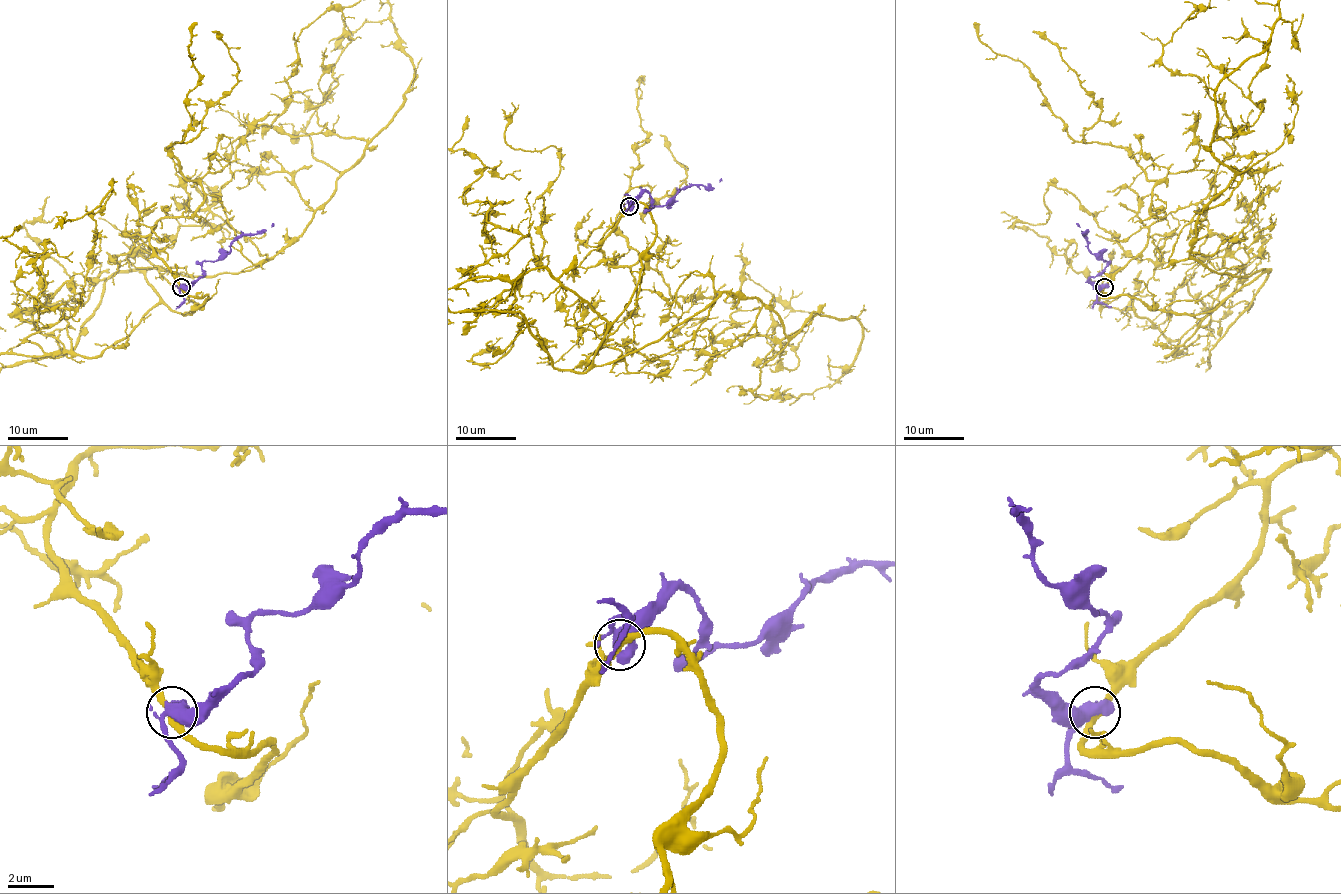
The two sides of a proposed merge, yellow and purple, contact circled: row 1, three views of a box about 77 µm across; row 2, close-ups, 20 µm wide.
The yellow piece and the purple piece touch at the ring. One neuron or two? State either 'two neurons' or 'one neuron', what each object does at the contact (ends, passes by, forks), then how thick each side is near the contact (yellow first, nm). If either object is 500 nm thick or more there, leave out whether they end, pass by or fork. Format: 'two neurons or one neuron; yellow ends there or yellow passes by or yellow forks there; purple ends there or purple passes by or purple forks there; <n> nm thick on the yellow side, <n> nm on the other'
two neurons; yellow passes by; purple forks there; 280 nm thick on the yellow side, 380 nm on the other

